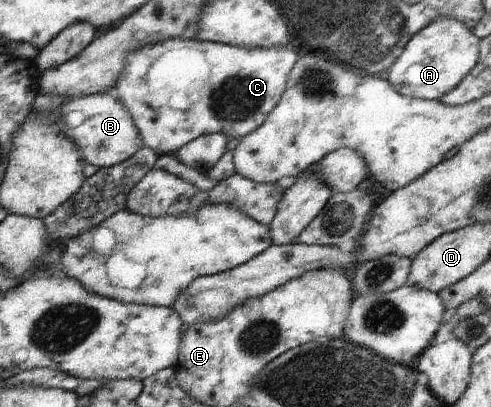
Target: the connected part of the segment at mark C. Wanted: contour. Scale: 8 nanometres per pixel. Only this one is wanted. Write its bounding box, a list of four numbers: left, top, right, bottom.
[109,38,297,156]

